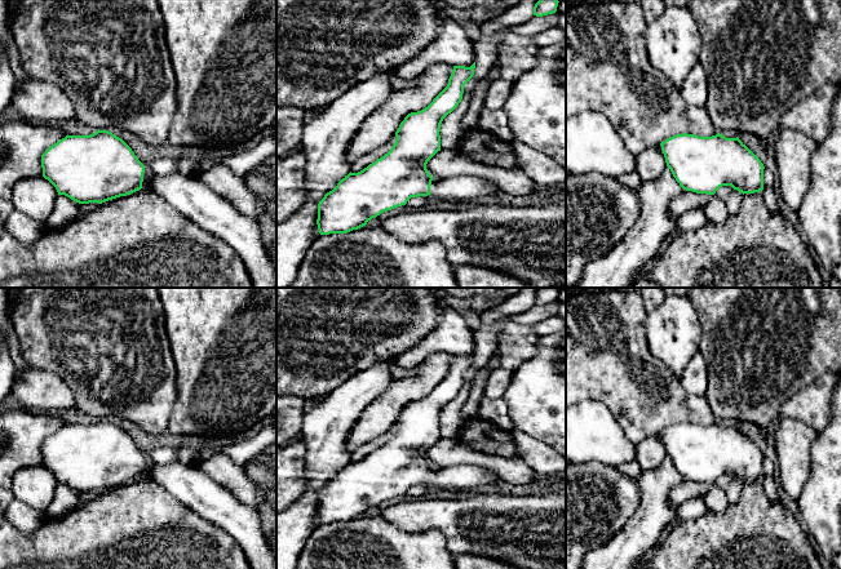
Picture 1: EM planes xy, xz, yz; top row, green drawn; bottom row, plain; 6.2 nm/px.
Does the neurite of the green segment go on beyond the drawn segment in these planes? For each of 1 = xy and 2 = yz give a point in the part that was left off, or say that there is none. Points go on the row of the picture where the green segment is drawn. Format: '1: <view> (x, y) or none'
1: xy (195, 200)
2: none

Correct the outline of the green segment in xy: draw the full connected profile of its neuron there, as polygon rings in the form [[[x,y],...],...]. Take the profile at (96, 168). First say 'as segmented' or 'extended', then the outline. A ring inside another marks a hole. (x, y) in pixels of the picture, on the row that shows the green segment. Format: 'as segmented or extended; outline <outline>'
extended; outline [[[109,130],[89,135],[66,135],[41,155],[43,177],[57,190],[79,204],[98,203],[149,188],[160,195],[177,212],[205,232],[213,234],[231,246],[242,258],[253,288],[276,288],[276,268],[262,243],[256,219],[242,214],[230,201],[199,179],[177,172],[165,175],[146,170],[132,148]]]

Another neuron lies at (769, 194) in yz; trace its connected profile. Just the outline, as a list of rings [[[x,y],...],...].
[[[763,187],[763,190],[761,192],[762,192],[762,196],[765,199],[765,204],[769,208],[769,210],[773,212],[773,213],[778,213],[779,208],[778,208],[778,204],[776,204],[775,191],[770,187]]]

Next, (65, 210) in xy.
[[[58,195],[53,212],[47,219],[49,228],[57,228],[74,222],[78,218],[79,203],[65,195]]]

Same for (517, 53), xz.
[[[506,32],[497,49],[501,74],[487,89],[483,107],[496,111],[504,107],[515,81],[536,65],[537,46],[530,36]]]

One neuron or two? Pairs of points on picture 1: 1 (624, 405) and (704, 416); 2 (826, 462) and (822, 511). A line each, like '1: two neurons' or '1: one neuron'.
1: one neuron
2: one neuron

